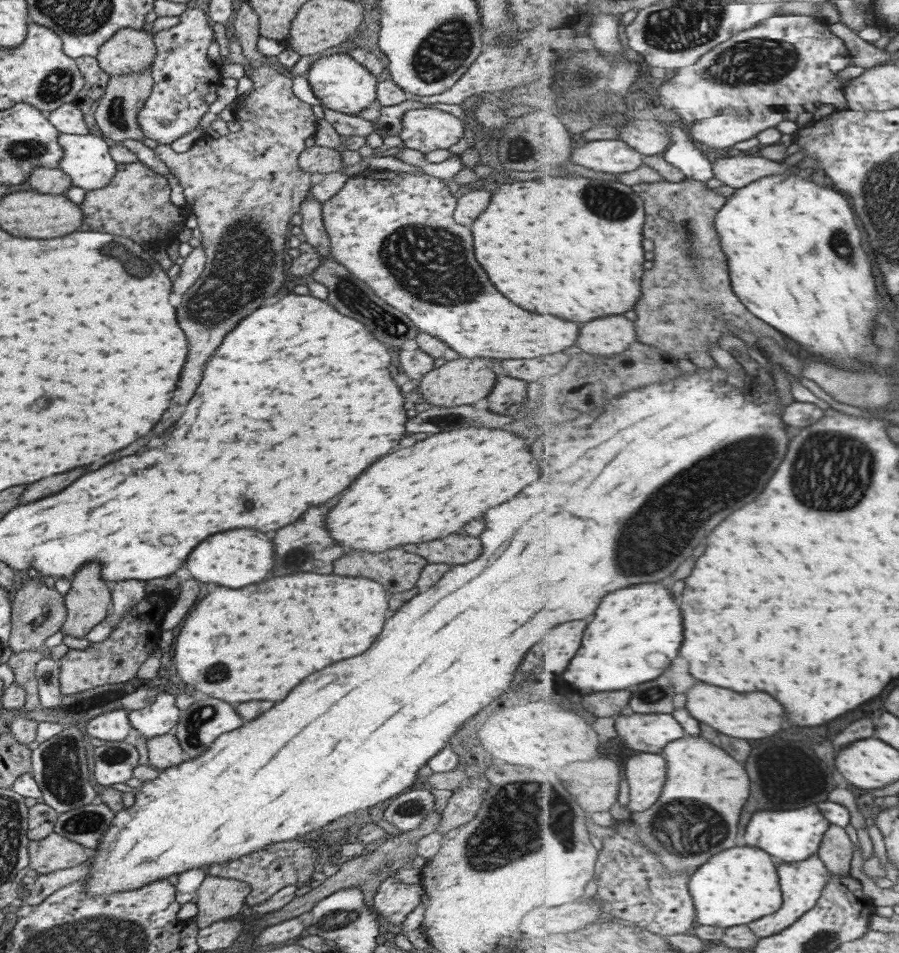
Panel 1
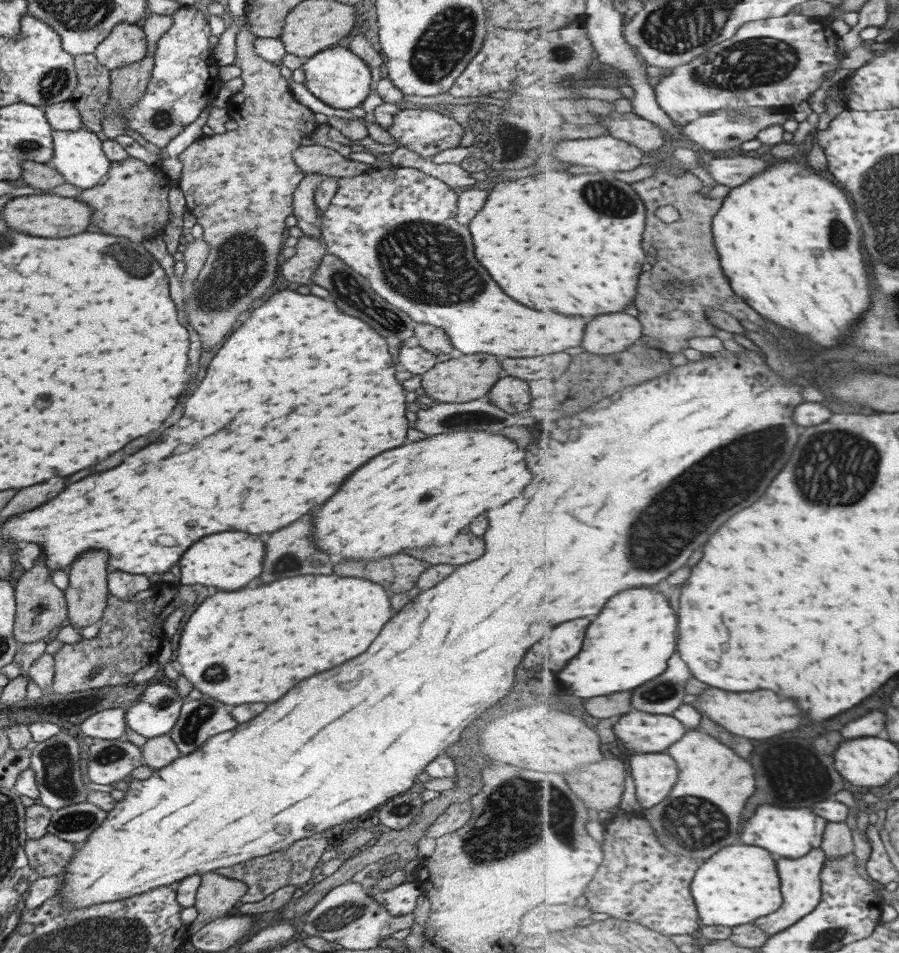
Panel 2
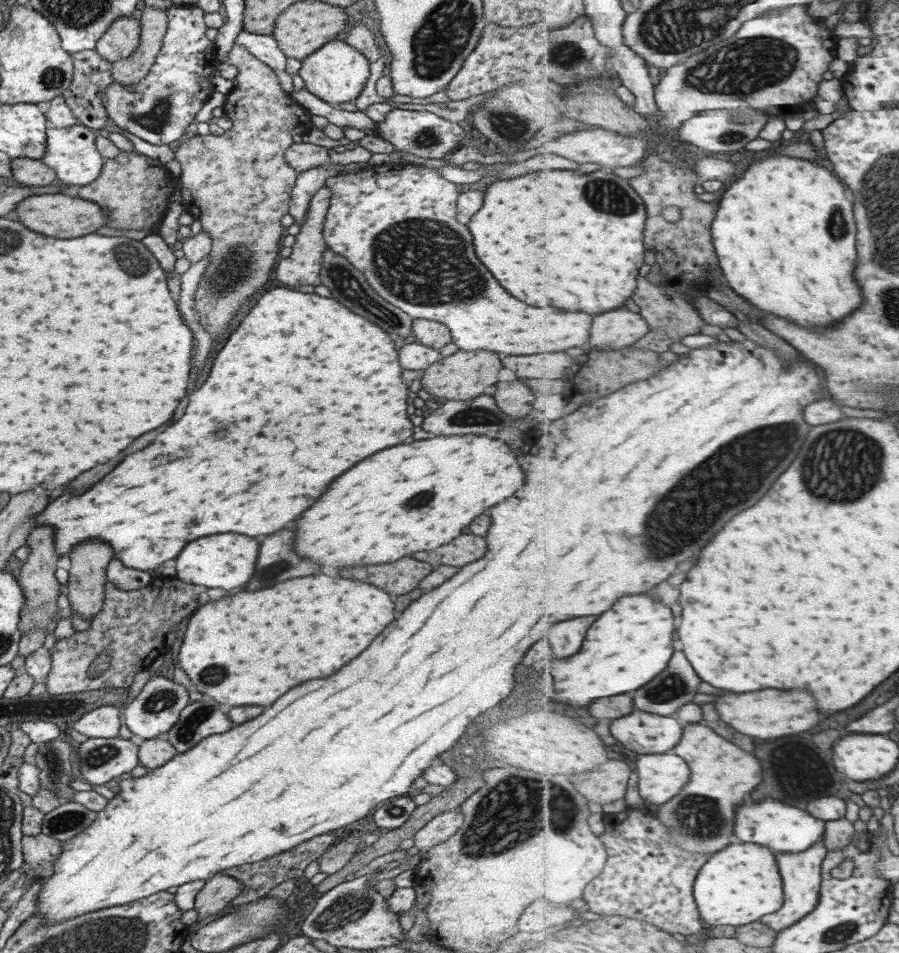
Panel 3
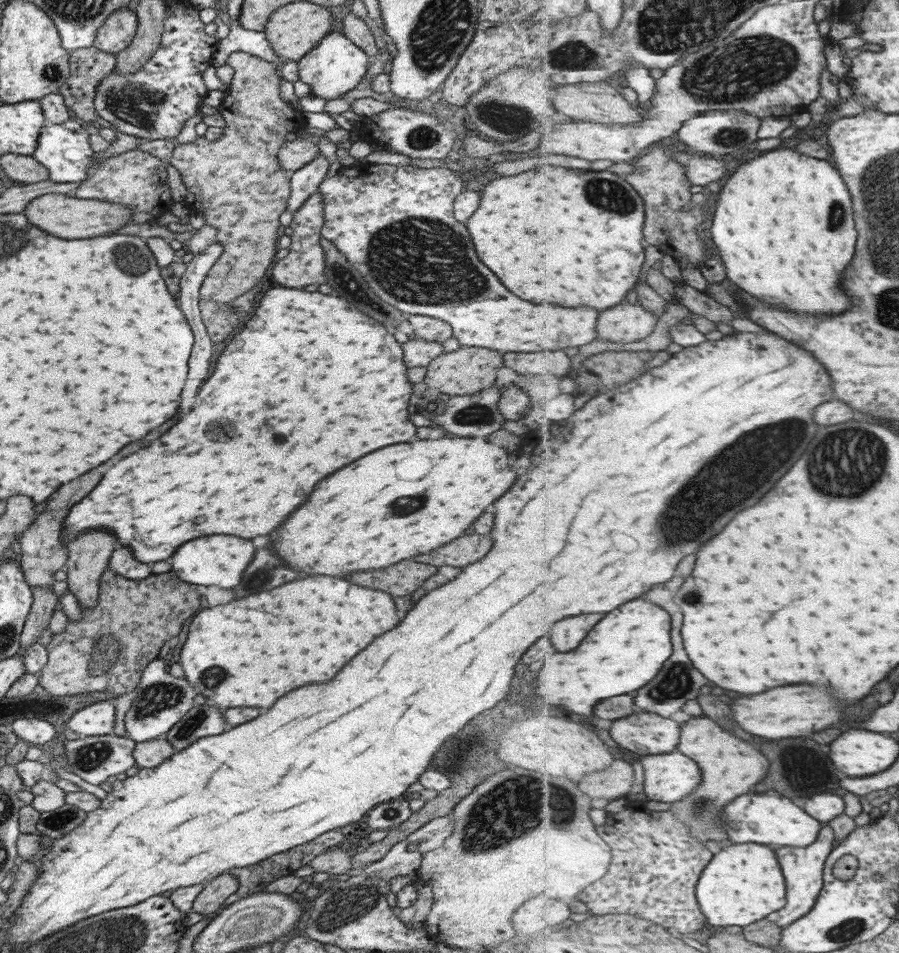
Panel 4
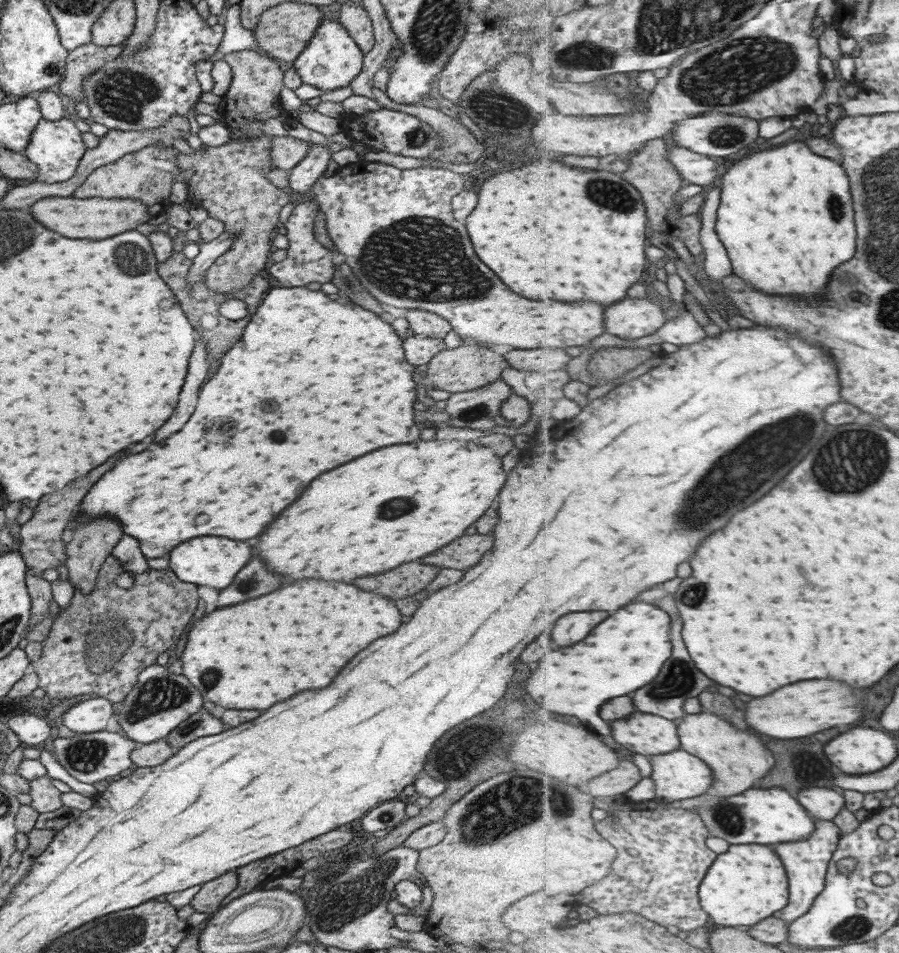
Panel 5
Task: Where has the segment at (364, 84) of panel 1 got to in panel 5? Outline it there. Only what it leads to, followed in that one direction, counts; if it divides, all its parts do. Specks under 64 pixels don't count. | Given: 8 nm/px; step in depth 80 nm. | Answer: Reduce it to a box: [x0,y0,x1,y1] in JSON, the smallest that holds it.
[292,17,362,93]

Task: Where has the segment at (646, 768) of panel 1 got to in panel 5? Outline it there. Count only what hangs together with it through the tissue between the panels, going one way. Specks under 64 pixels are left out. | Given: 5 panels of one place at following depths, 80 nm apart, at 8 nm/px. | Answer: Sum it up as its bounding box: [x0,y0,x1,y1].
[649,748,713,803]

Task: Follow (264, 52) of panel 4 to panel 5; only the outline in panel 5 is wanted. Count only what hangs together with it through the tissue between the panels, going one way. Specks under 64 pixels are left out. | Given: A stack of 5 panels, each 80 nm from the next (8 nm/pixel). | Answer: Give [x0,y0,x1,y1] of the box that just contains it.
[207,4,260,62]

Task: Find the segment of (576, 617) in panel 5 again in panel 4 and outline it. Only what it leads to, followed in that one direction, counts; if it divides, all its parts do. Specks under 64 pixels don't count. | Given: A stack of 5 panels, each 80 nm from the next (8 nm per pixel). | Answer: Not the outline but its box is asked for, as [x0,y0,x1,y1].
[553,614,605,652]

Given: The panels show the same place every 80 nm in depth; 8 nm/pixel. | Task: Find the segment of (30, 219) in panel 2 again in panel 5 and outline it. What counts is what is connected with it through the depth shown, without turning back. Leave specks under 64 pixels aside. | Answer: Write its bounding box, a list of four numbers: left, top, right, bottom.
[28,196,151,240]

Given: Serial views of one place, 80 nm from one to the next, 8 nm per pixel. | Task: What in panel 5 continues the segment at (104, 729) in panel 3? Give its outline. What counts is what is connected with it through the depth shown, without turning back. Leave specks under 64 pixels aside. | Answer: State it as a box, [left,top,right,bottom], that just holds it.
[62,697,113,734]

